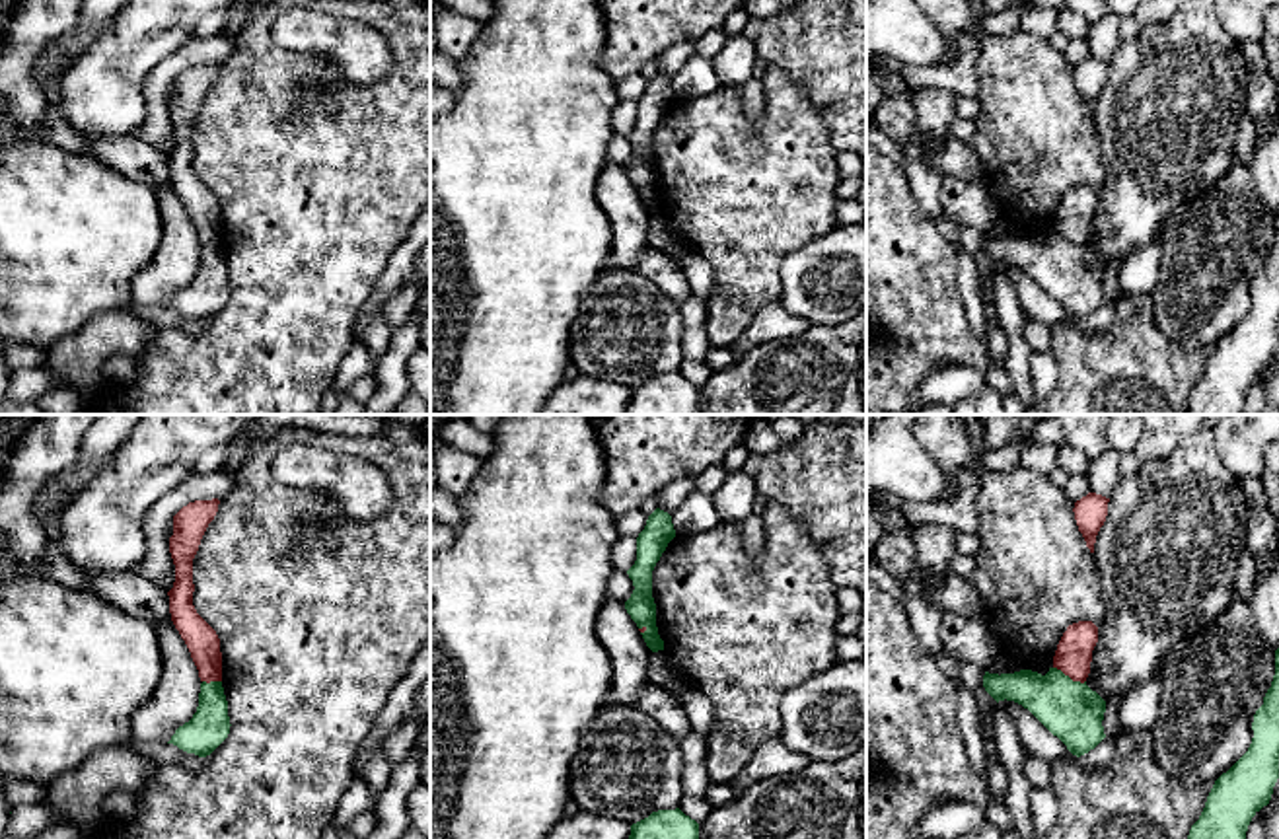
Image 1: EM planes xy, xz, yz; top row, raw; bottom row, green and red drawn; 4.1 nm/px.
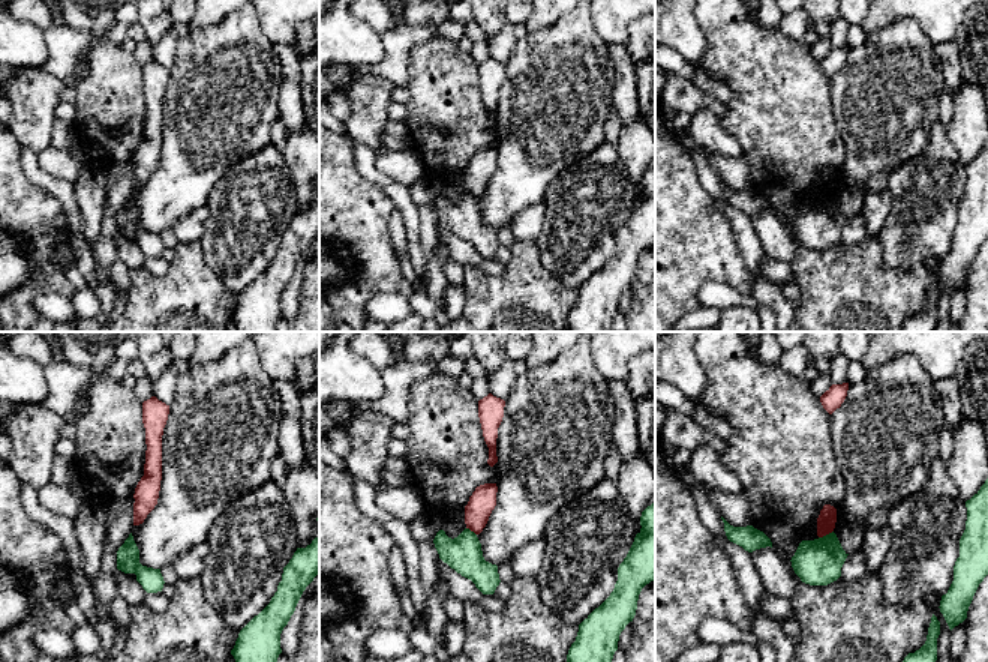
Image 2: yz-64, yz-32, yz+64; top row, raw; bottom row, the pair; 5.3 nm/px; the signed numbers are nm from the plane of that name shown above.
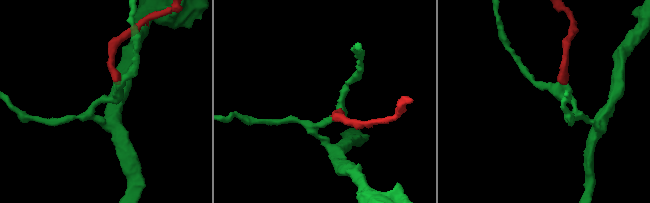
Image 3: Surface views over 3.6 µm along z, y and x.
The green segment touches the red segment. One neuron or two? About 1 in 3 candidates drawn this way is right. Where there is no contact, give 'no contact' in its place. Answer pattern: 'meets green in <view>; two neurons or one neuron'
meets green in yz; two neurons

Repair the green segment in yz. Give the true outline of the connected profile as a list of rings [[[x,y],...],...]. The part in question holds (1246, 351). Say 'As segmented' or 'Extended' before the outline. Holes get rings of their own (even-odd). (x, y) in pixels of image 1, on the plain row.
As segmented. [[[1279,212],[1275,239],[1256,274],[1248,315],[1223,337],[1188,399],[1188,415],[1244,415],[1252,382],[1269,368],[1279,343]]]

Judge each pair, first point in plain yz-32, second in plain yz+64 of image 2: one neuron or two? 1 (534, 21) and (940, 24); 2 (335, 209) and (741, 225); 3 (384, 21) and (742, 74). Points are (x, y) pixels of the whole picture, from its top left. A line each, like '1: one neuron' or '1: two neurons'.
1: one neuron
2: two neurons
3: one neuron

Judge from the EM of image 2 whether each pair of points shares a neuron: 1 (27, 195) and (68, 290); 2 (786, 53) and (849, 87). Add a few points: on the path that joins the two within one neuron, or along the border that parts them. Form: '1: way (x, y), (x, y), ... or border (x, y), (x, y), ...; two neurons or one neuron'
1: way (33, 219), (47, 266); one neuron
2: border (829, 78), (832, 113); two neurons

